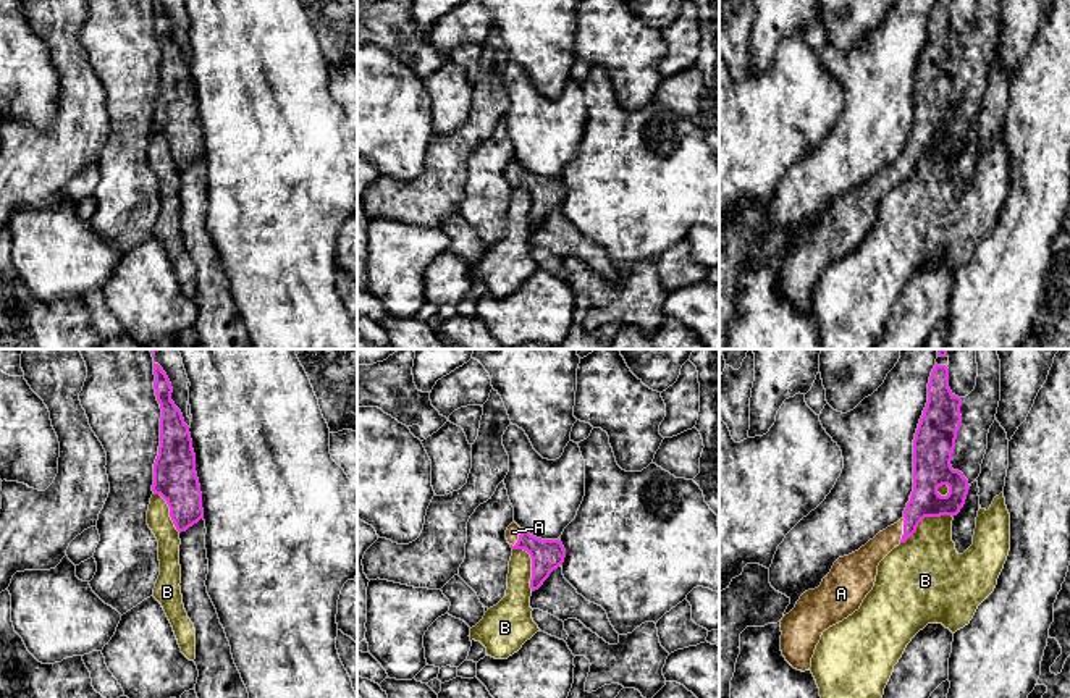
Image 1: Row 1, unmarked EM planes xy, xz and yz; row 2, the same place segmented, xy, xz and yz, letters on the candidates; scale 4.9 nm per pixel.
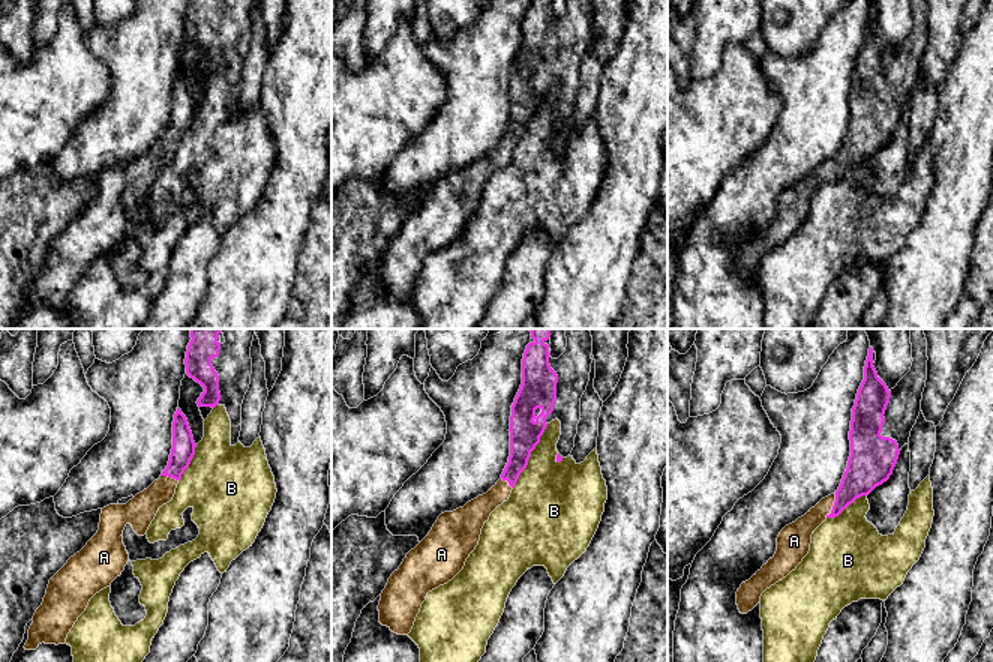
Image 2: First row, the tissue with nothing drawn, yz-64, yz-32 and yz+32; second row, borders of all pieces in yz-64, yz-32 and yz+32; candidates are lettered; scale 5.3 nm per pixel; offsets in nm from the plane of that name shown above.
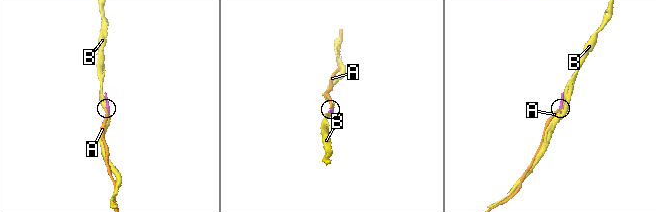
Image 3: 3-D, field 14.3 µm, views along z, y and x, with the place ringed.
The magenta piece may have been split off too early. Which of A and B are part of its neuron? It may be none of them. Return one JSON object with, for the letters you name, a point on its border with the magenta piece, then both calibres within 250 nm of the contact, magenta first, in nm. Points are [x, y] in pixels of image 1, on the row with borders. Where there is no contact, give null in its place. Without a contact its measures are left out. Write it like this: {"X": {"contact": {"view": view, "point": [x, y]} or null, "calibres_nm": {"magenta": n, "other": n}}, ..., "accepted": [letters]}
{"A": {"contact": {"view": "yz", "point": [904, 530]}, "calibres_nm": {"magenta": 160, "other": 140}}, "accepted": ["A"]}

